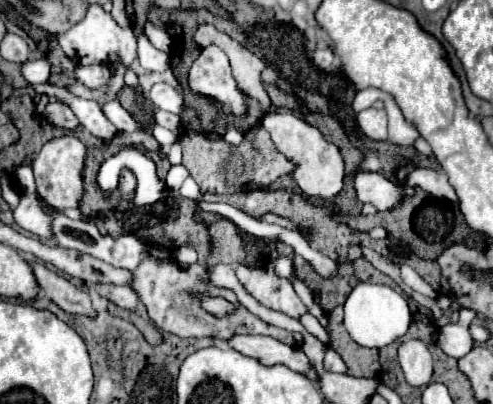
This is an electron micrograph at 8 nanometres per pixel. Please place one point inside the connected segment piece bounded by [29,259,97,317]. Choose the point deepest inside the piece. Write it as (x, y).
(71, 299)

